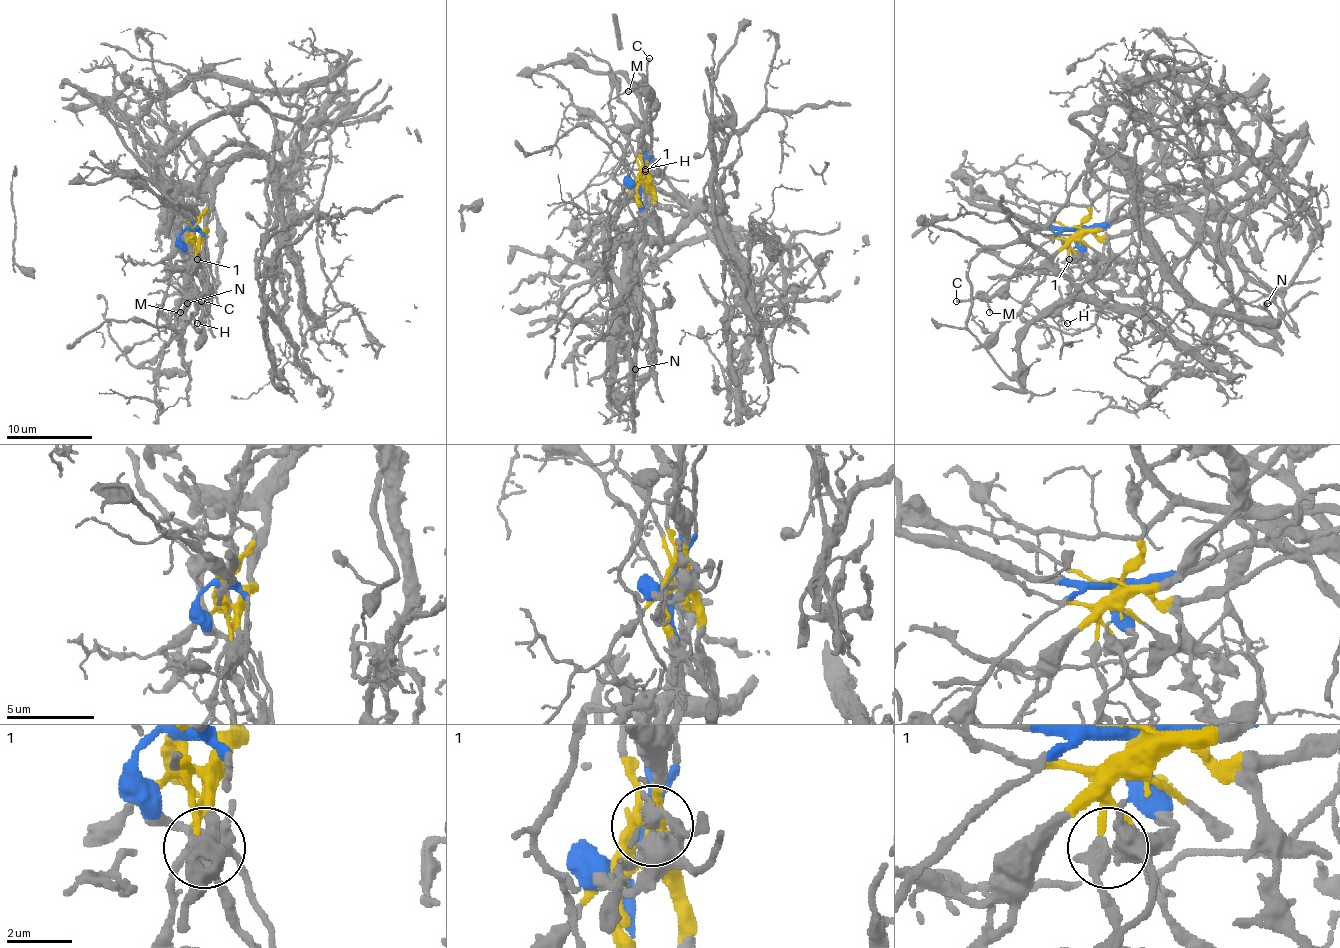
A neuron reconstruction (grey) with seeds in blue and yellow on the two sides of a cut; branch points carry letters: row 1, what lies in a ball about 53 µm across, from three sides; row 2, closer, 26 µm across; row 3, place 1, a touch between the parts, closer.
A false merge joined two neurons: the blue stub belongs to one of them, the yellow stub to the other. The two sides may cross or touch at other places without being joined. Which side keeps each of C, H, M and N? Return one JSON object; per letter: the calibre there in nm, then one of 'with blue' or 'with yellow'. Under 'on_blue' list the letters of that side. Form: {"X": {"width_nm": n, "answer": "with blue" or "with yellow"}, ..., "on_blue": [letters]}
{"C": {"width_nm": 240, "answer": "with blue"}, "H": {"width_nm": 110, "answer": "with yellow"}, "M": {"width_nm": 140, "answer": "with blue"}, "N": {"width_nm": 150, "answer": "with yellow"}, "on_blue": ["C", "M"]}

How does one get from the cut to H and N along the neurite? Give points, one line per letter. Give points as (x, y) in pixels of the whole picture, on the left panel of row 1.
H: (191, 229), (193, 249), (204, 281), (210, 287), (210, 302), (197, 324)
N: (191, 229), (189, 236), (191, 289), (185, 309), (182, 343), (180, 317), (187, 302)

